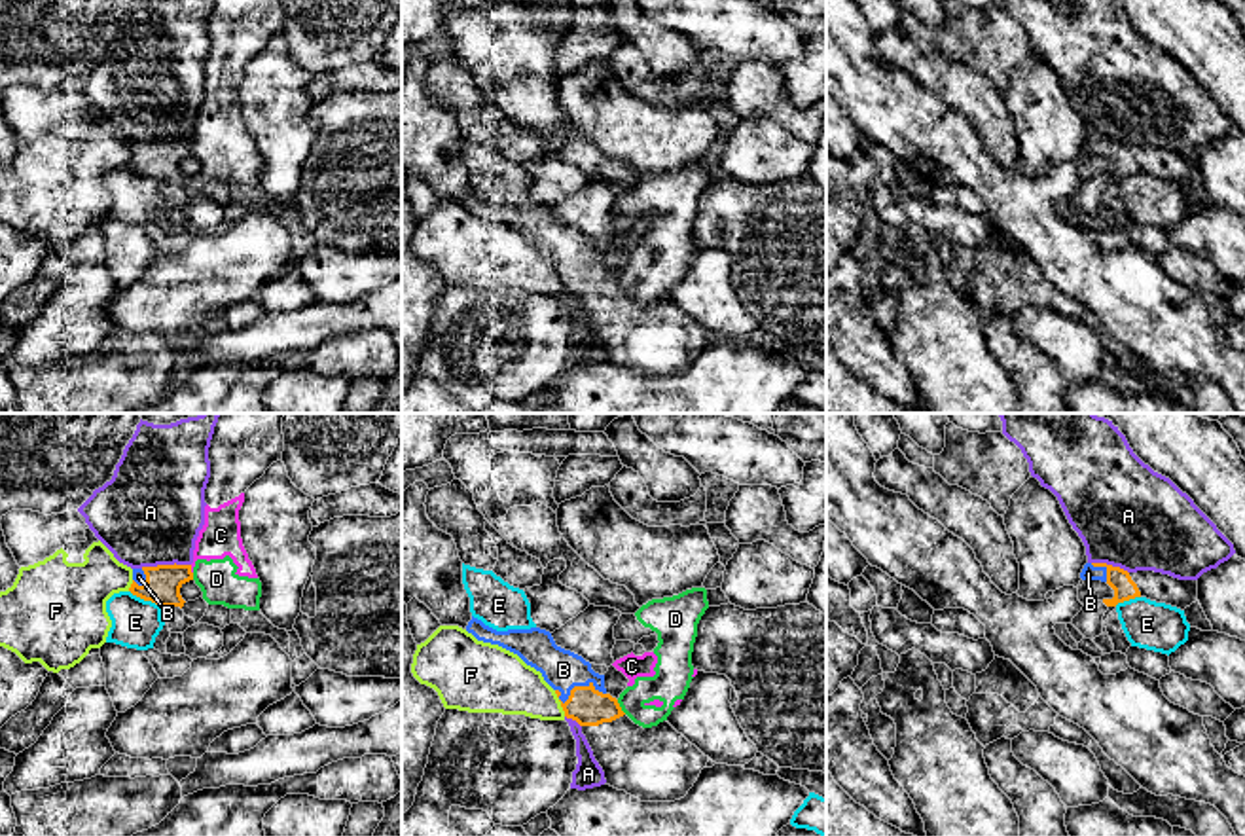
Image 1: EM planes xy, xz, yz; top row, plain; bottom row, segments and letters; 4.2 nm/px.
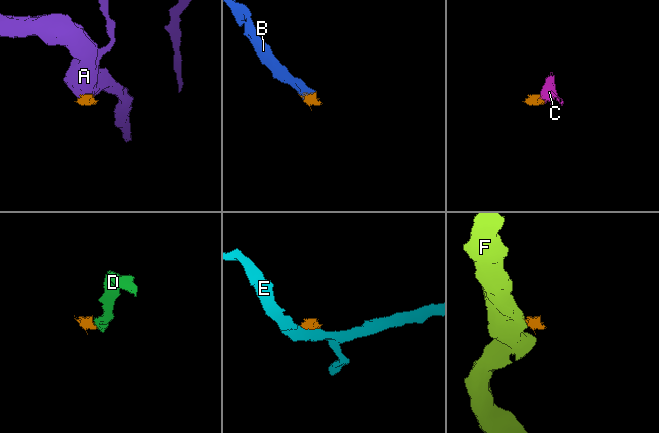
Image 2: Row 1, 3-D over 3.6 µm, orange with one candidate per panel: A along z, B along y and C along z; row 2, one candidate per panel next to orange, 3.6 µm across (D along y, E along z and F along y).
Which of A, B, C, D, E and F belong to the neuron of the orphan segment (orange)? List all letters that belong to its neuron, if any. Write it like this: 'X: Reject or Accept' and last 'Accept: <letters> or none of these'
A: Reject
B: Accept
C: Reject
D: Reject
E: Reject
F: Reject
Accept: B

